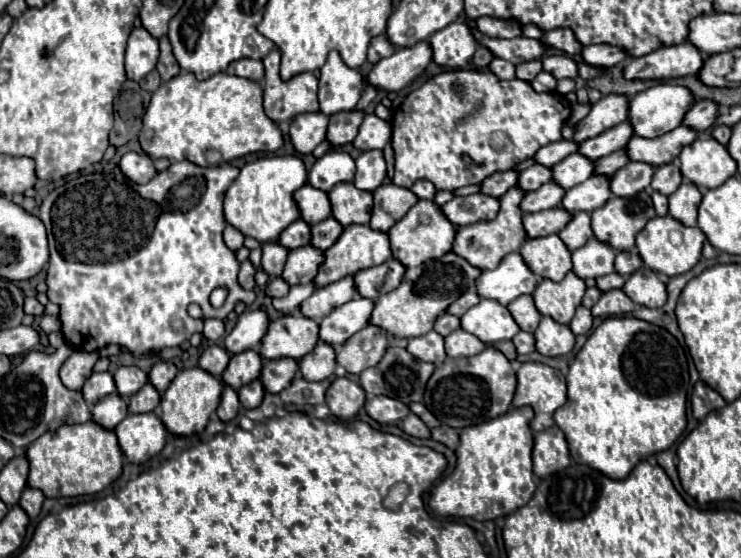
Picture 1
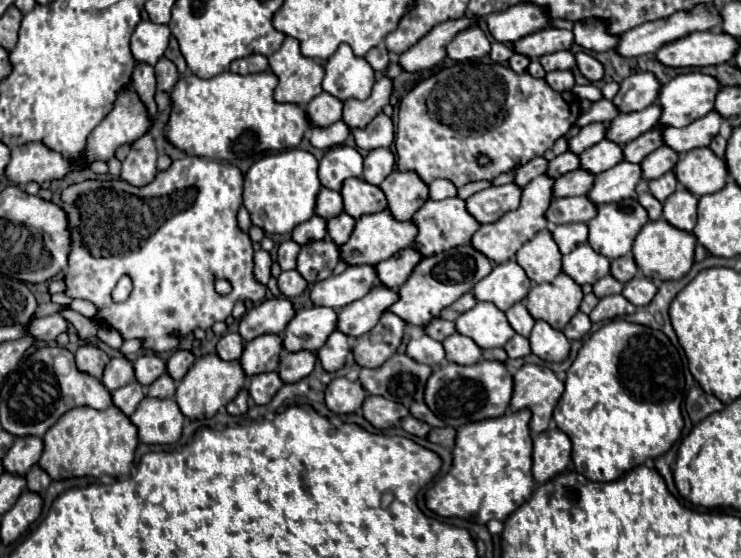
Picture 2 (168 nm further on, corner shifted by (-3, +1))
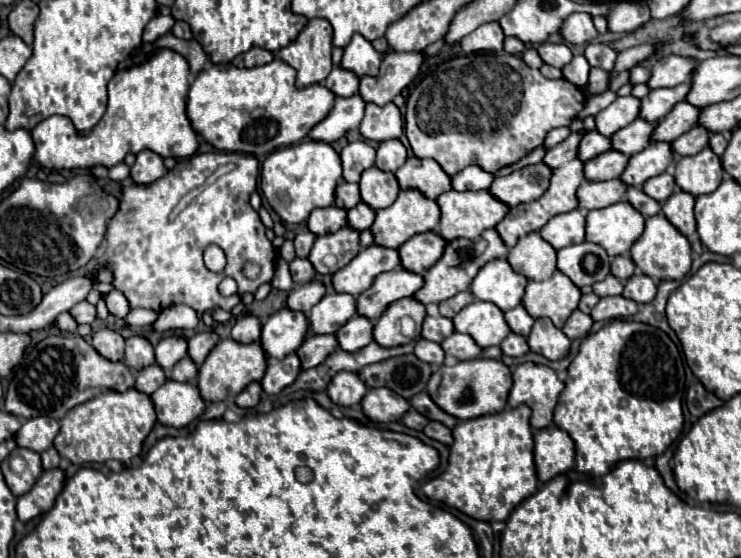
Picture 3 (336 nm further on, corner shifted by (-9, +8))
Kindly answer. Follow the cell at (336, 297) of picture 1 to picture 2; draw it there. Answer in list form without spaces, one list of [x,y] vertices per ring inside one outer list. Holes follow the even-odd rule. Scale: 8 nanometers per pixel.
[[[352,265],[340,275],[332,275],[312,287],[310,299],[318,307],[340,309],[360,297],[364,297],[376,283],[372,265]]]

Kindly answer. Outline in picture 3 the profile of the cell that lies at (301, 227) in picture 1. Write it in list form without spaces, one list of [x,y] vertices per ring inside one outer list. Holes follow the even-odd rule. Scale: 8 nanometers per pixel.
[[[326,206],[326,208],[316,208],[310,218],[308,218],[308,228],[310,232],[314,232],[316,236],[322,234],[330,234],[330,232],[338,232],[342,226],[348,224],[346,220],[346,210],[338,208],[338,206]]]

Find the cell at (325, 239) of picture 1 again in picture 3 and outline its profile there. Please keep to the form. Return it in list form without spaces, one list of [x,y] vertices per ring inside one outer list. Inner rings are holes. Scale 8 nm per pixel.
[[[360,202],[358,206],[348,210],[348,226],[358,230],[358,232],[370,228],[374,218],[376,218],[376,212],[368,204],[364,204],[364,202]]]

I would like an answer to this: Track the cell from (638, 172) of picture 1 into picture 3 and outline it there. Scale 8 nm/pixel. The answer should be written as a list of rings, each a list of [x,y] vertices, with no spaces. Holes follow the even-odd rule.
[[[694,126],[694,130],[688,130],[686,134],[682,134],[682,138],[676,138],[672,142],[674,154],[676,156],[698,154],[708,146],[708,138],[710,138],[710,132],[704,126]]]

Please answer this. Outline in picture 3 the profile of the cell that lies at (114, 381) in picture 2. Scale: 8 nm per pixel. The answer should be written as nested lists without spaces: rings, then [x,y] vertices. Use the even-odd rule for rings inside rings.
[[[130,336],[126,340],[126,356],[124,362],[132,368],[132,370],[142,370],[144,366],[150,366],[156,362],[154,358],[154,346],[150,340],[146,340],[144,336]]]

